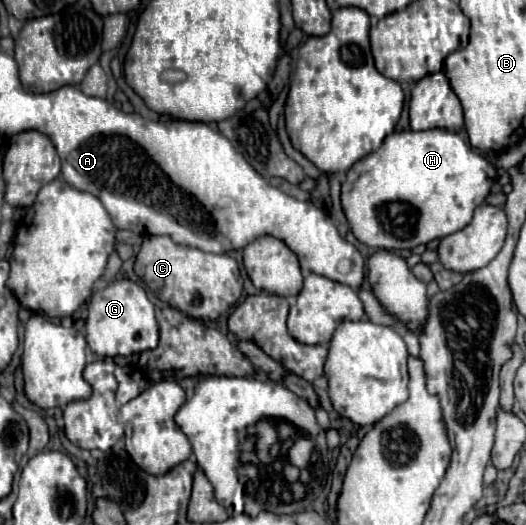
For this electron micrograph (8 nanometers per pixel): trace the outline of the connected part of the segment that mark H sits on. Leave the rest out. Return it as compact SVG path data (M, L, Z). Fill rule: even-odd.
M447 129L401 131L387 135L375 153L363 157L347 171L347 181L341 187L341 205L353 235L361 243L377 249L413 249L463 229L471 221L475 207L489 195L493 181L495 167L473 153L457 133Z

